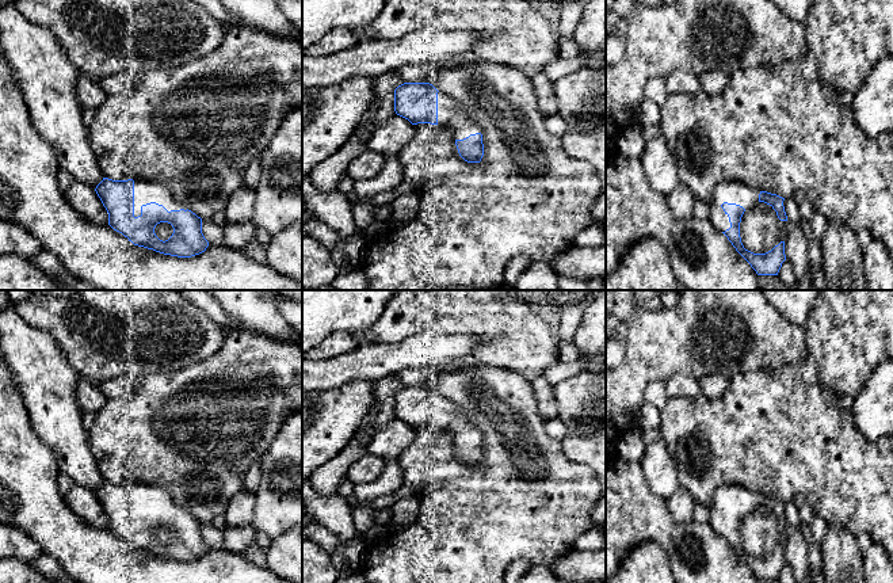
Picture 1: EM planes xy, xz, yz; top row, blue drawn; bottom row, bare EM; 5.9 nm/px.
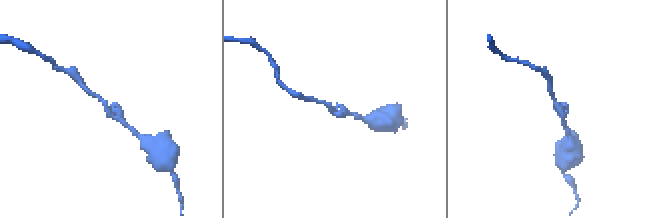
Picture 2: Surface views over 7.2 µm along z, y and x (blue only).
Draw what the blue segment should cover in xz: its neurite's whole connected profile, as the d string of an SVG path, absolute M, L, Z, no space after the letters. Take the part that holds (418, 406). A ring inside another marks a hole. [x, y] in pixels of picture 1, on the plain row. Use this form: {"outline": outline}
{"outline": "M404 386L394 393L394 415L412 428L431 427L453 437L459 460L480 466L484 460L482 434L453 401L430 386Z"}

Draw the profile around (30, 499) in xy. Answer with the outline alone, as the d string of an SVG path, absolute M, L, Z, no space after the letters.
M0 355L0 523L12 525L31 536L43 553L53 556L79 583L291 583L267 568L255 565L245 555L233 553L226 548L209 548L205 556L191 561L164 559L134 549L110 529L95 529L77 517L58 489L58 475L54 453L33 430L15 376Z

